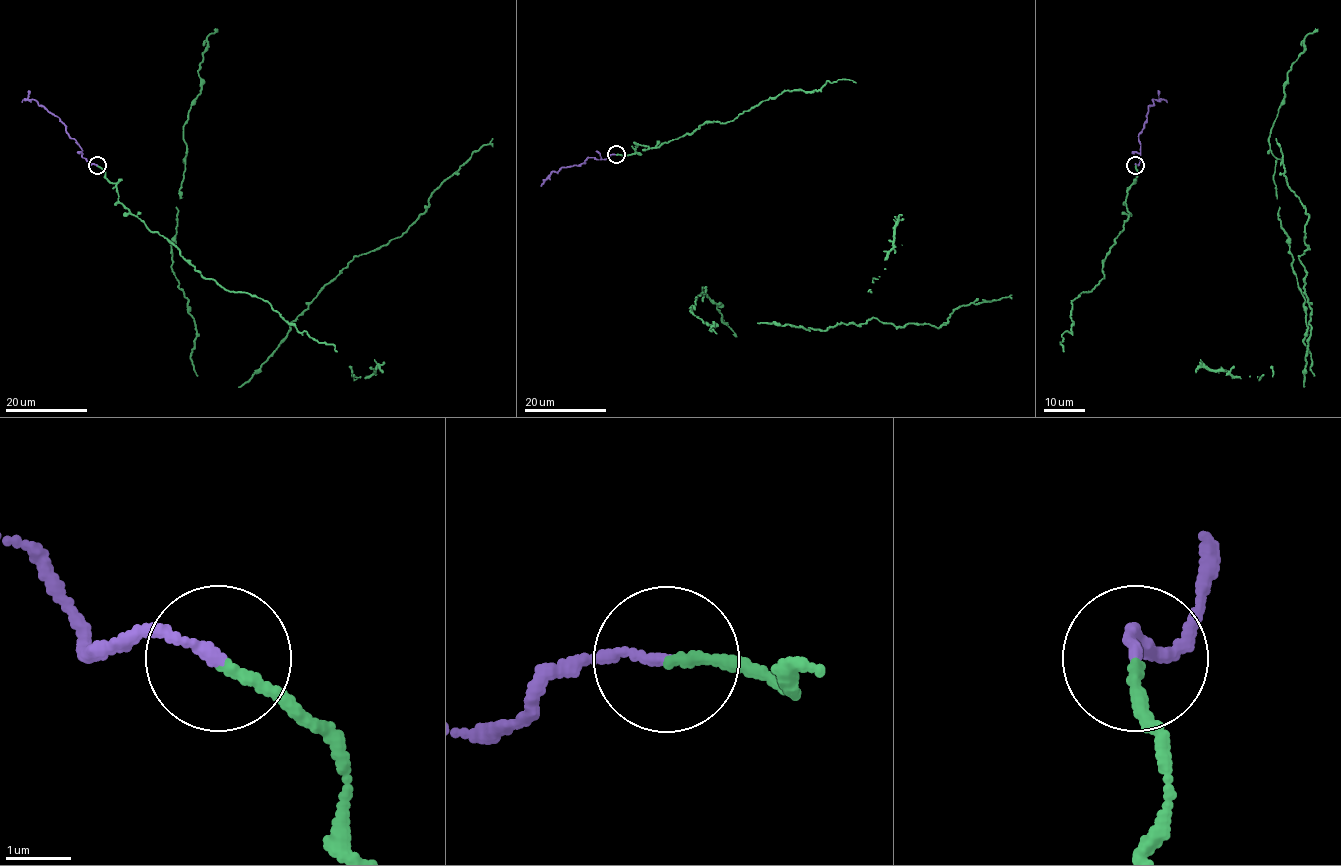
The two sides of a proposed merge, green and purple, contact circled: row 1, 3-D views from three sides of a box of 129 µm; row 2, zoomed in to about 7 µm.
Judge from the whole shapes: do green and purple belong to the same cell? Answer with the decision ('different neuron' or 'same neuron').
same neuron

